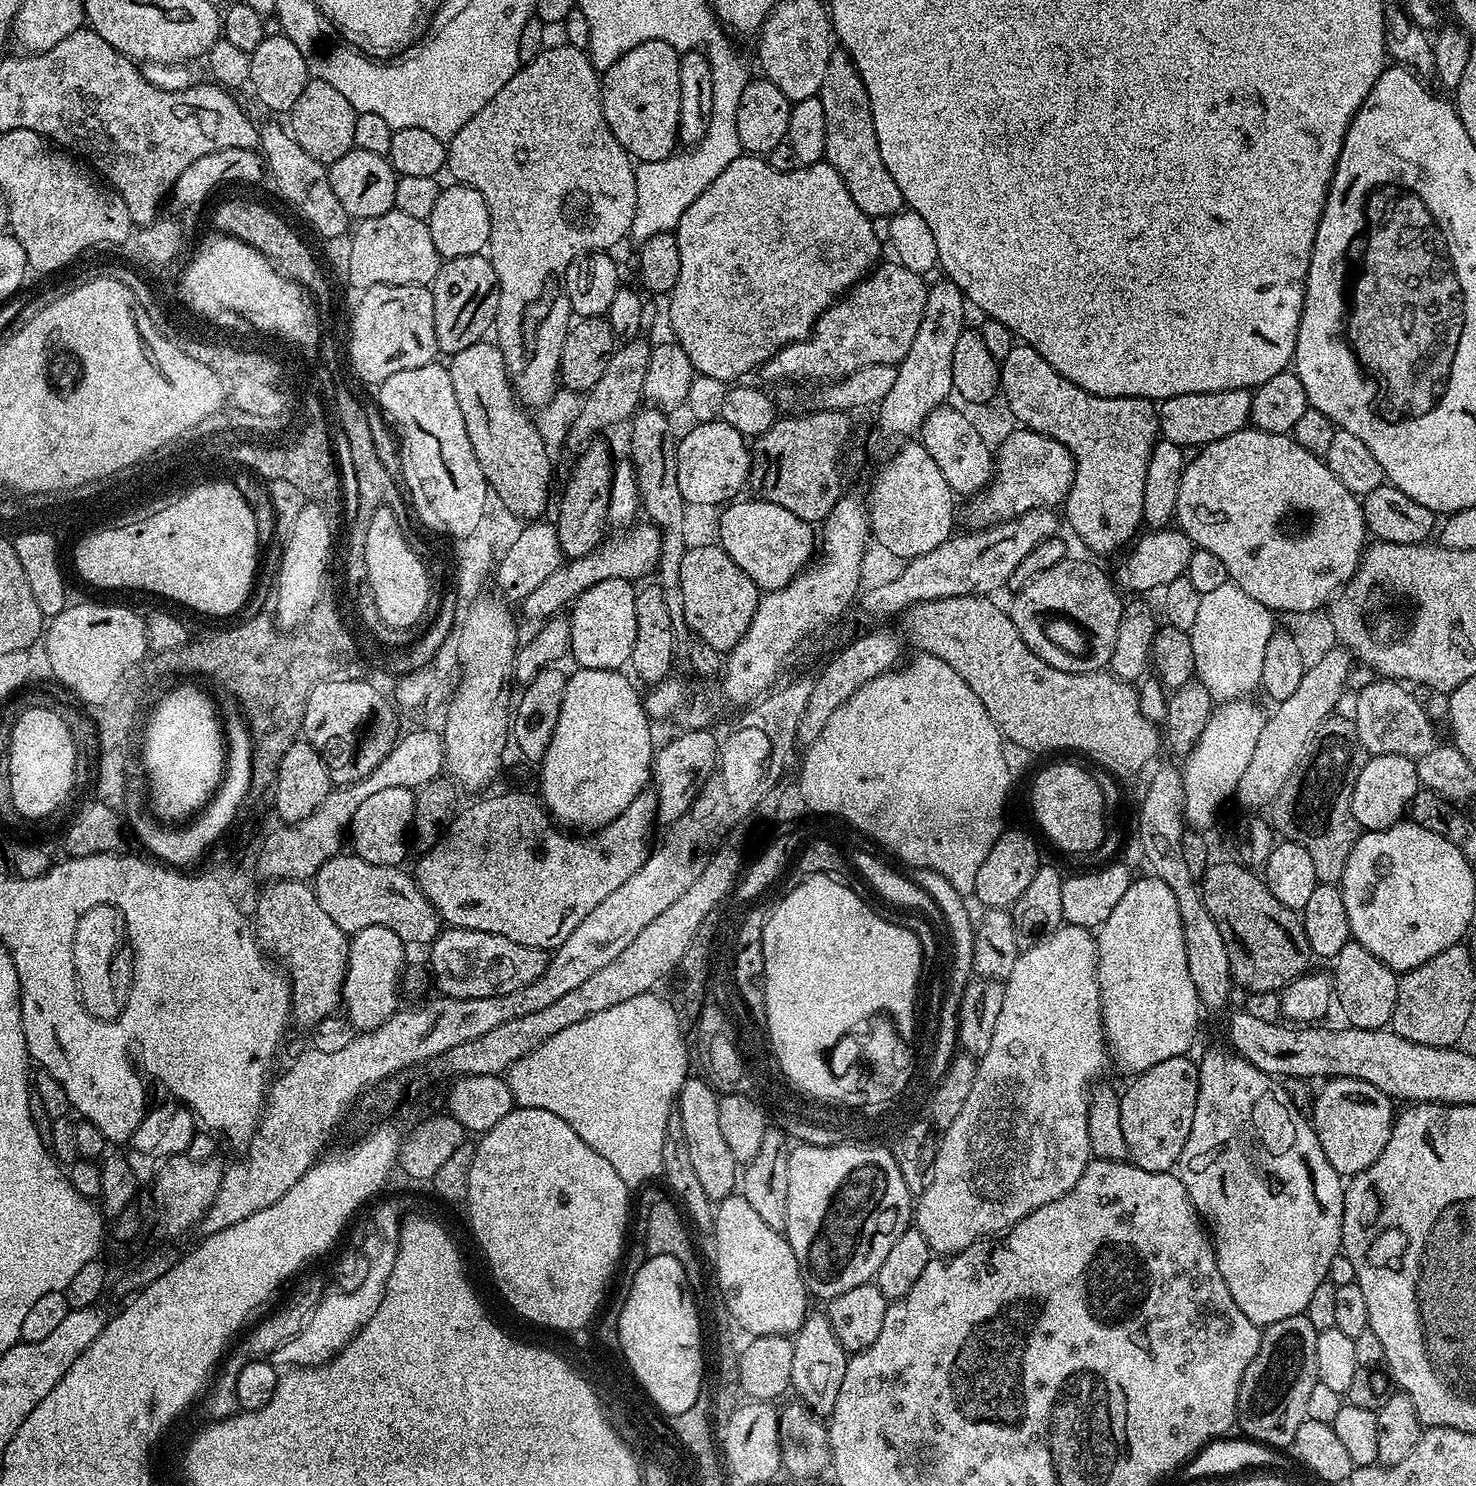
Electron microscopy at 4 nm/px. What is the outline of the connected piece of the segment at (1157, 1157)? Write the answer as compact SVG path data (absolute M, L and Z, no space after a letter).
M1187 1055L1166 1058L1166 1062L1158 1062L1158 1066L1150 1066L1150 1070L1139 1073L1136 1080L1124 1096L1119 1097L1120 1121L1122 1122L1122 1138L1126 1138L1128 1160L1137 1164L1142 1170L1151 1172L1172 1172L1179 1165L1182 1146L1186 1146L1186 1138L1190 1138L1190 1125L1194 1122L1194 1106L1198 1102L1198 1074L1200 1069L1195 1059Z

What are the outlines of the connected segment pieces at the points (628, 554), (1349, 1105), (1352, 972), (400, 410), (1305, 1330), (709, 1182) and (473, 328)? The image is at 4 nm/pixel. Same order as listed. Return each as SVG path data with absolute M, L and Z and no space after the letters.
M651 522L640 523L633 523L617 531L620 532L617 536L609 535L590 554L561 564L558 570L554 570L554 574L550 574L550 578L545 578L534 589L534 594L522 601L525 614L536 620L535 622L543 622L563 613L587 588L598 582L606 582L606 578L622 578L636 582L639 581L639 576L644 576L647 572L649 575L660 561L660 531Z
M1337 1076L1323 1081L1320 1093L1312 1104L1310 1119L1312 1127L1318 1134L1318 1142L1322 1142L1322 1150L1326 1150L1326 1158L1330 1158L1330 1166L1340 1173L1341 1177L1351 1178L1366 1170L1386 1150L1386 1142L1390 1142L1392 1121L1394 1119L1393 1101L1382 1090L1370 1086L1370 1082L1357 1080L1354 1076Z
M1348 939L1346 946L1338 950L1338 954L1331 961L1330 975L1336 983L1335 1003L1340 1004L1344 1016L1353 1028L1378 1028L1387 1029L1392 1023L1394 1014L1394 1002L1398 998L1398 986L1400 985L1397 973L1393 972L1366 946L1362 946L1357 940Z
M433 362L426 366L414 366L414 370L398 370L398 374L390 374L390 378L380 383L377 392L380 393L375 403L383 419L404 438L400 468L408 471L407 482L415 492L420 516L433 528L457 535L464 535L472 528L479 527L476 522L485 519L484 507L488 504L488 496L490 500L490 485L482 474L482 466L478 466L478 458L474 458L474 446L470 446L470 434L466 434L466 422L462 422L462 410L458 410L458 398L454 395L454 385L450 383L447 367L443 363Z
M1307 1314L1282 1318L1282 1322L1263 1329L1258 1354L1246 1366L1246 1374L1242 1374L1236 1403L1238 1428L1247 1439L1277 1450L1287 1449L1294 1442L1298 1426L1308 1419L1306 1405L1310 1402L1310 1390L1318 1383L1314 1362L1316 1333Z
M704 1078L685 1080L678 1097L678 1115L682 1120L682 1130L685 1131L691 1161L694 1162L695 1173L698 1174L703 1189L713 1202L733 1195L738 1188L738 1161L734 1154L730 1154L730 1146L726 1146L722 1129L718 1127L719 1101L717 1089Z
M487 255L463 256L453 260L444 260L441 263L436 281L430 285L434 298L434 334L436 346L441 353L451 354L458 350L466 350L466 346L474 346L485 339L484 336L493 331L498 310L500 287L498 278L494 274L494 266Z

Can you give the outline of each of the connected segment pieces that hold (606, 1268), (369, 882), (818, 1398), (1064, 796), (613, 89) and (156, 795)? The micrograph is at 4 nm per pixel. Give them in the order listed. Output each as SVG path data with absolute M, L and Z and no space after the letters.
M513 1107L511 1112L498 1122L489 1132L483 1133L475 1141L476 1153L474 1154L474 1166L470 1166L470 1186L468 1187L469 1208L472 1210L472 1225L470 1232L476 1235L484 1256L488 1259L488 1268L491 1271L491 1279L498 1278L500 1285L496 1288L504 1288L508 1292L508 1300L524 1312L524 1316L532 1316L532 1320L544 1320L544 1324L560 1324L560 1328L572 1328L576 1324L584 1324L588 1316L592 1316L592 1308L600 1300L600 1288L606 1287L608 1272L612 1272L612 1263L616 1260L616 1252L620 1252L620 1239L624 1232L624 1183L618 1176L618 1170L598 1154L558 1114L550 1114L550 1110L538 1110L537 1108Z
M346 852L332 856L319 868L312 887L320 907L348 936L378 925L393 930L407 945L426 946L439 935L440 920L415 879L404 870L398 866L366 863L361 856Z
M809 1311L800 1331L795 1333L793 1346L793 1366L790 1367L791 1391L797 1392L799 1399L809 1412L827 1418L832 1415L834 1402L838 1402L838 1390L842 1377L846 1375L849 1353L838 1342L823 1311Z
M1052 764L1032 780L1032 812L1044 836L1064 852L1095 853L1106 831L1104 795L1095 775L1076 764Z
M646 41L626 51L612 66L602 72L600 101L604 117L618 142L633 161L646 163L666 159L677 151L680 139L680 83L678 66L681 53L664 41Z
M180 684L173 692L168 692L156 704L156 709L144 724L144 772L148 775L148 792L152 795L155 815L161 821L180 820L184 822L200 811L212 798L220 780L224 776L226 745L224 730L218 708L200 688L192 684Z

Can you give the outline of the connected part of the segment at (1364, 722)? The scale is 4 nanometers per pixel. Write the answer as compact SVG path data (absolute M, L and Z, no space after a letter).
M1378 678L1357 691L1352 721L1361 747L1369 755L1396 753L1418 758L1437 747L1436 732L1429 722L1425 706L1415 702L1412 692L1399 681Z

